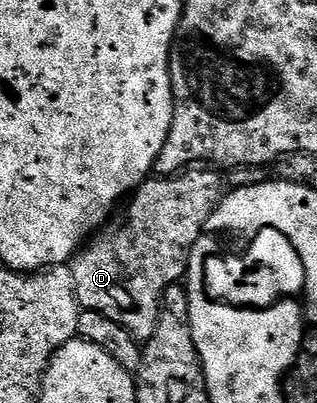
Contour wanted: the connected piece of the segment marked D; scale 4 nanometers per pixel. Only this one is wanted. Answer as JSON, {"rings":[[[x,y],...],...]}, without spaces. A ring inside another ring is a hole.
{"rings":[[[191,167],[173,177],[156,176],[148,179],[130,194],[126,202],[127,210],[108,220],[94,234],[90,244],[76,253],[70,262],[75,294],[84,310],[97,311],[113,319],[113,323],[121,323],[121,327],[125,327],[125,331],[132,333],[140,343],[151,338],[159,322],[159,308],[163,305],[167,288],[184,280],[195,244],[199,242],[199,237],[206,230],[207,221],[224,196],[223,181],[215,173],[218,172],[211,167]]]}

